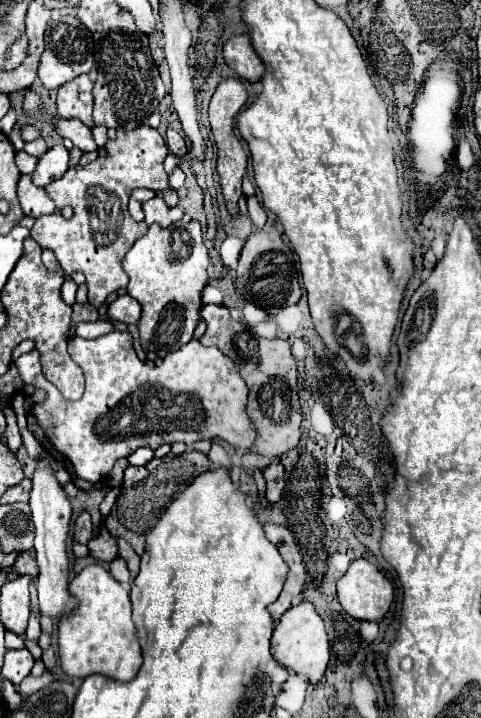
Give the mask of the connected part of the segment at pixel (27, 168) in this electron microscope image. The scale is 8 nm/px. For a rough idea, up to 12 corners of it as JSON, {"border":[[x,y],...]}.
{"border":[[16,152],[16,166],[22,174],[32,174],[38,158]]}

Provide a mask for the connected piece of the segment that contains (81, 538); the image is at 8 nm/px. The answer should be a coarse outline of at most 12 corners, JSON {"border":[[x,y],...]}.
{"border":[[80,512],[74,522],[74,540],[86,544],[92,538],[88,512]]}

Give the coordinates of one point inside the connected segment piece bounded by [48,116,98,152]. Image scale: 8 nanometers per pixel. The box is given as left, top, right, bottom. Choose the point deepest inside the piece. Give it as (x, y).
(74, 130)

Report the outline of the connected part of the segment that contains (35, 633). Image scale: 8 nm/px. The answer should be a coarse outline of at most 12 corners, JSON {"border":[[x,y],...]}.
{"border":[[40,612],[30,614],[24,638],[40,638]]}

